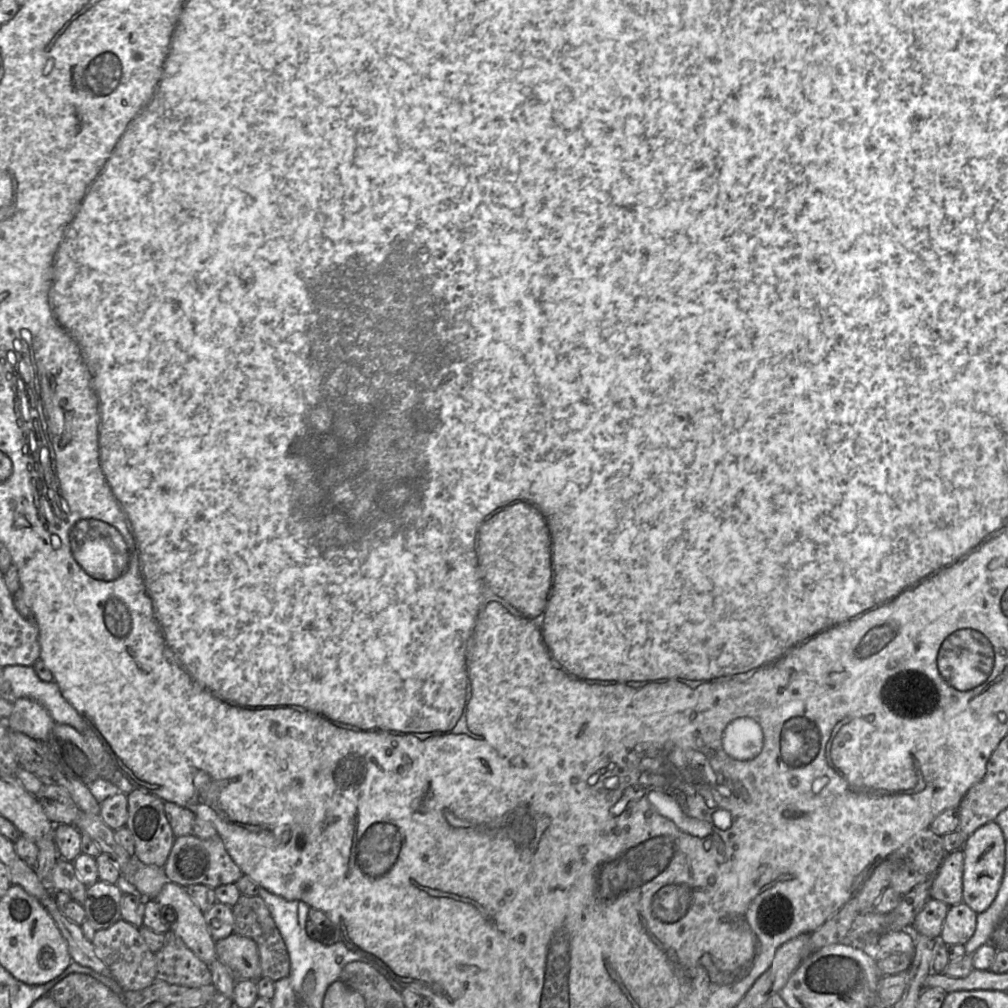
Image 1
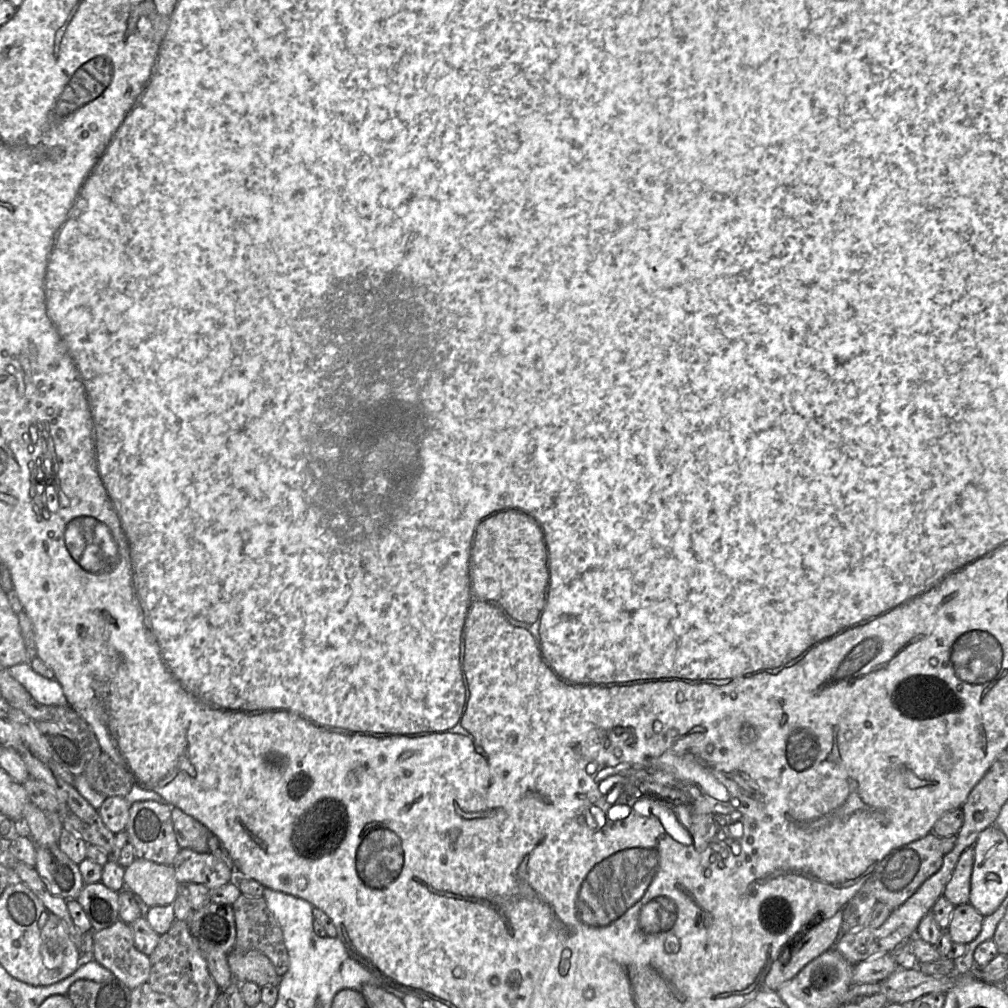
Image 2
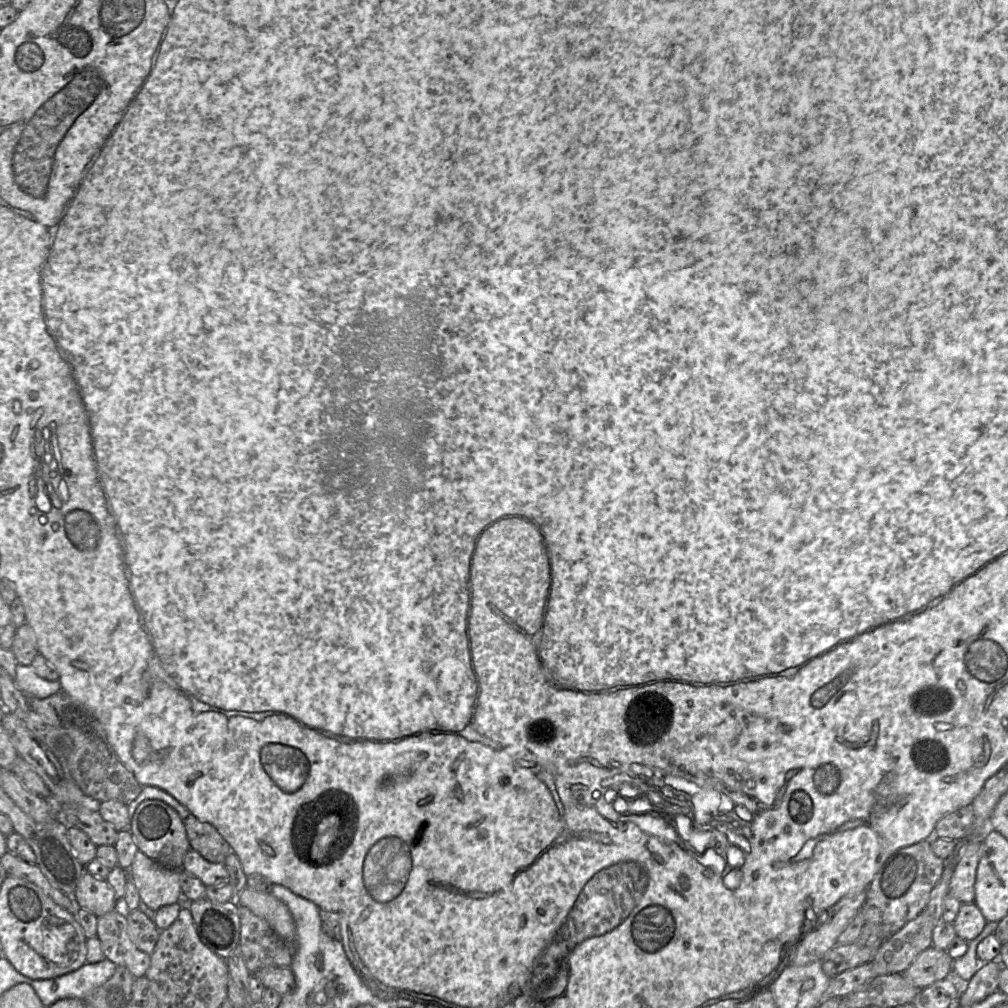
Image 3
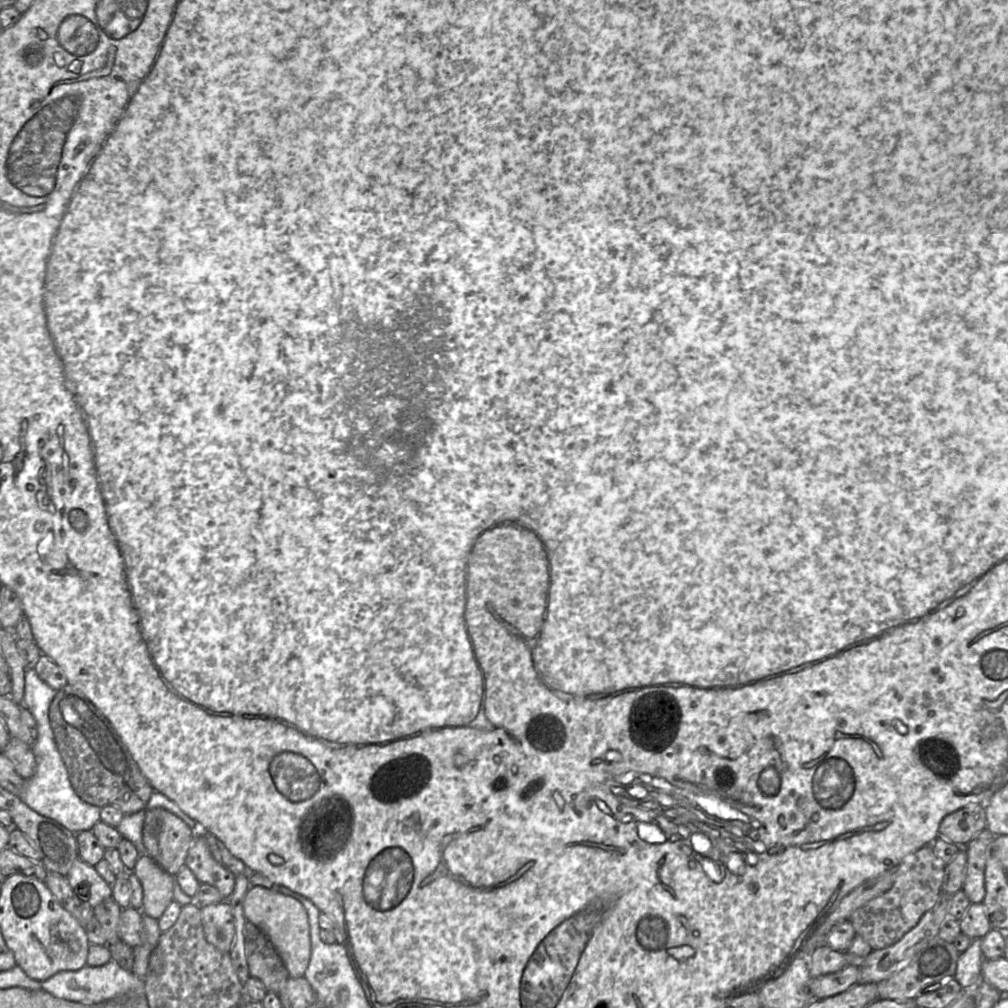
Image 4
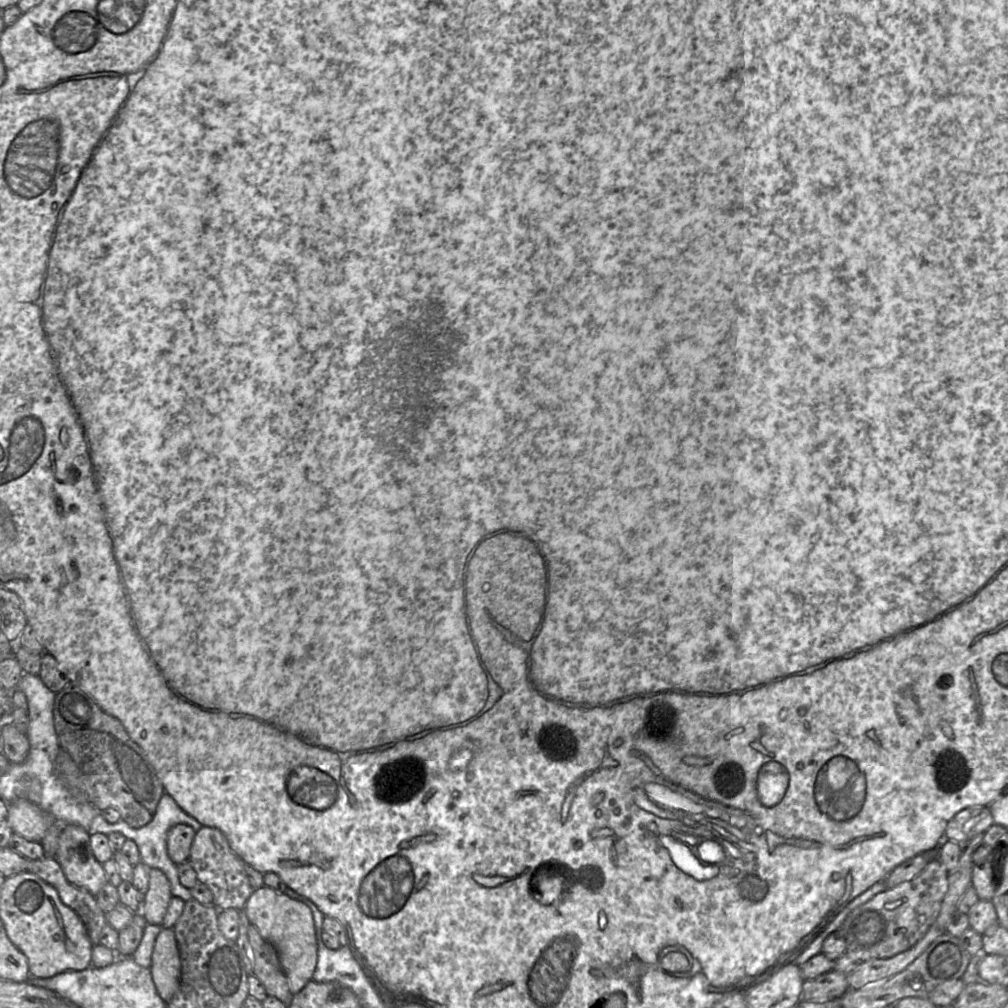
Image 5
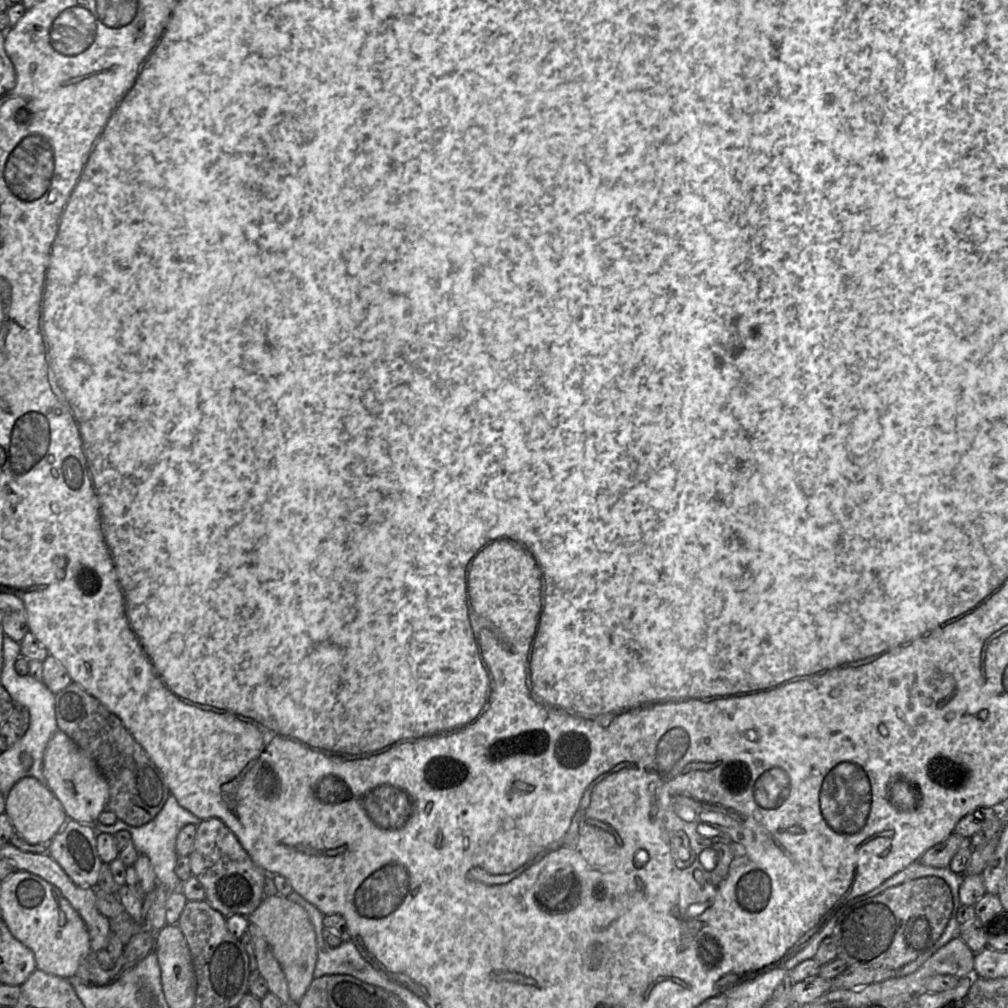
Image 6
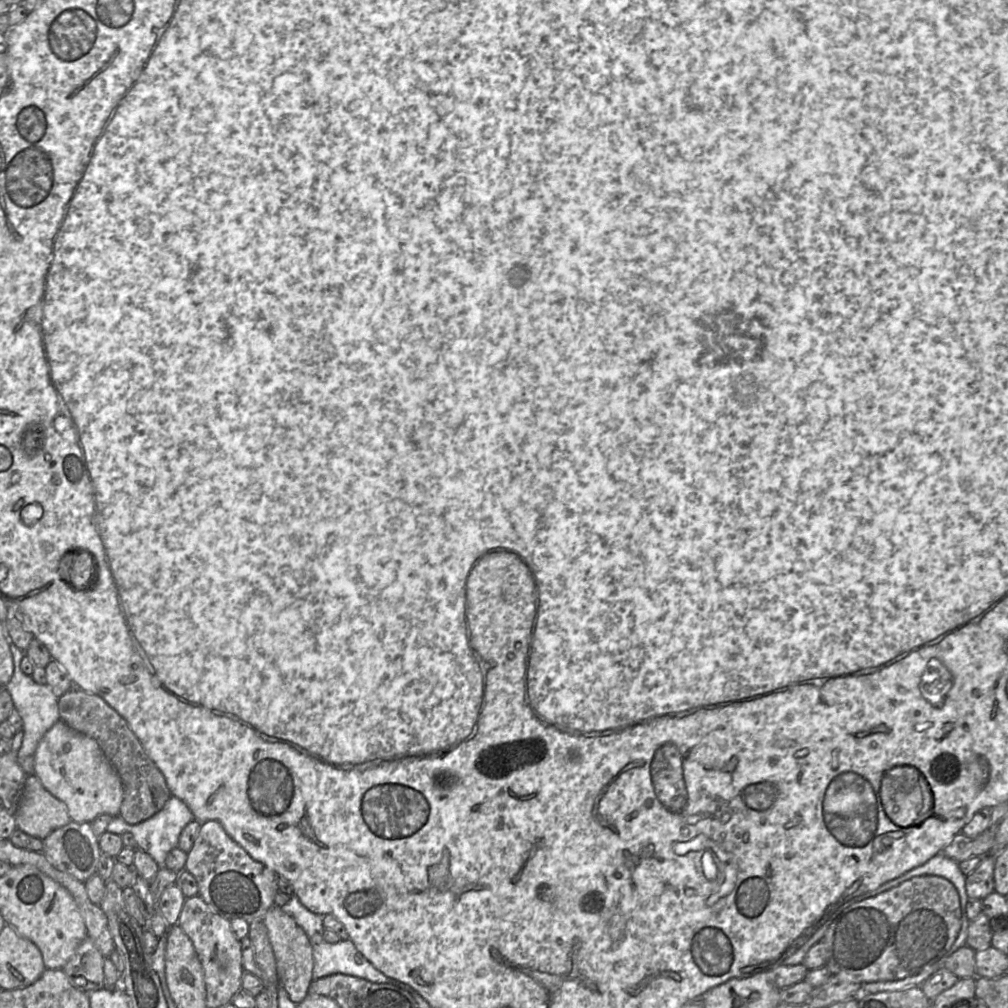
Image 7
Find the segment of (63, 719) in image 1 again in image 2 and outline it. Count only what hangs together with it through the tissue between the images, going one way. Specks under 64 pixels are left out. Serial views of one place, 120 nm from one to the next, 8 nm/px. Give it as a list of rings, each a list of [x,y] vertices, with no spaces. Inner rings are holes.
[[[29,663],[7,668],[8,673],[18,681],[31,697],[44,705],[68,705],[62,687],[54,678],[47,679],[32,670]]]

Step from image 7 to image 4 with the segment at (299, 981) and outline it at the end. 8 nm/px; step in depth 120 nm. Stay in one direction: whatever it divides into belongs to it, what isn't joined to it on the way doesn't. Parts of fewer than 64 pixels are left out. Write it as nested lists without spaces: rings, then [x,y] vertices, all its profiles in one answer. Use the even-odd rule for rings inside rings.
[[[250,886],[244,898],[243,910],[246,919],[257,926],[273,944],[289,976],[304,977],[311,958],[311,939],[308,915],[303,905],[278,891]]]

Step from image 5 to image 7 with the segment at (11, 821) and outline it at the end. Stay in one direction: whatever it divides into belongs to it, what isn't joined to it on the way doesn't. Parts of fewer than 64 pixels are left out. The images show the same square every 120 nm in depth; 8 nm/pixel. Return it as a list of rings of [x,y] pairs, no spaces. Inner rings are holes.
[[[28,775],[13,815],[19,830],[41,840],[72,821],[66,805],[50,794],[35,775]]]

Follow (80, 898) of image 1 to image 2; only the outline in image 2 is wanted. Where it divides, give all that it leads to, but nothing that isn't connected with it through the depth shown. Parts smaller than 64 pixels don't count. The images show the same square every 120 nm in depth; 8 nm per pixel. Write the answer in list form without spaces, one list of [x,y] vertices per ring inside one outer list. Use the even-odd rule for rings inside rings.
[[[58,844],[53,846],[36,846],[35,850],[35,869],[45,881],[50,891],[65,900],[77,900],[80,892],[85,886],[79,866],[60,850]]]

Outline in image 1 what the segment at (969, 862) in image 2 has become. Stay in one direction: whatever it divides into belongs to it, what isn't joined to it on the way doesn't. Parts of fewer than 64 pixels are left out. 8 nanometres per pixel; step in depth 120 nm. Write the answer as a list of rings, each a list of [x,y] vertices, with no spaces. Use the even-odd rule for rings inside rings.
[[[962,849],[948,853],[932,877],[931,898],[940,900],[948,906],[961,903],[963,899],[963,867]]]

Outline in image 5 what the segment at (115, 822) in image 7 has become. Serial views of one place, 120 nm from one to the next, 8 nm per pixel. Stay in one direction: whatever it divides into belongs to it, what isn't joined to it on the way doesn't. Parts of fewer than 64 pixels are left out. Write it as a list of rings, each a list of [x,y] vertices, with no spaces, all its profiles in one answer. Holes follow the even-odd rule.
[[[164,793],[157,806],[156,813],[153,819],[141,828],[132,828],[122,819],[115,824],[108,823],[100,814],[94,817],[89,830],[89,834],[105,834],[109,835],[112,832],[119,832],[127,839],[132,840],[137,845],[141,862],[149,868],[157,868],[161,870],[170,882],[170,891],[173,897],[181,898],[183,901],[191,901],[193,899],[190,890],[184,887],[179,880],[177,865],[169,858],[167,852],[167,833],[175,825],[189,825],[194,831],[199,831],[203,826],[193,817],[184,812],[175,800],[167,793]]]

